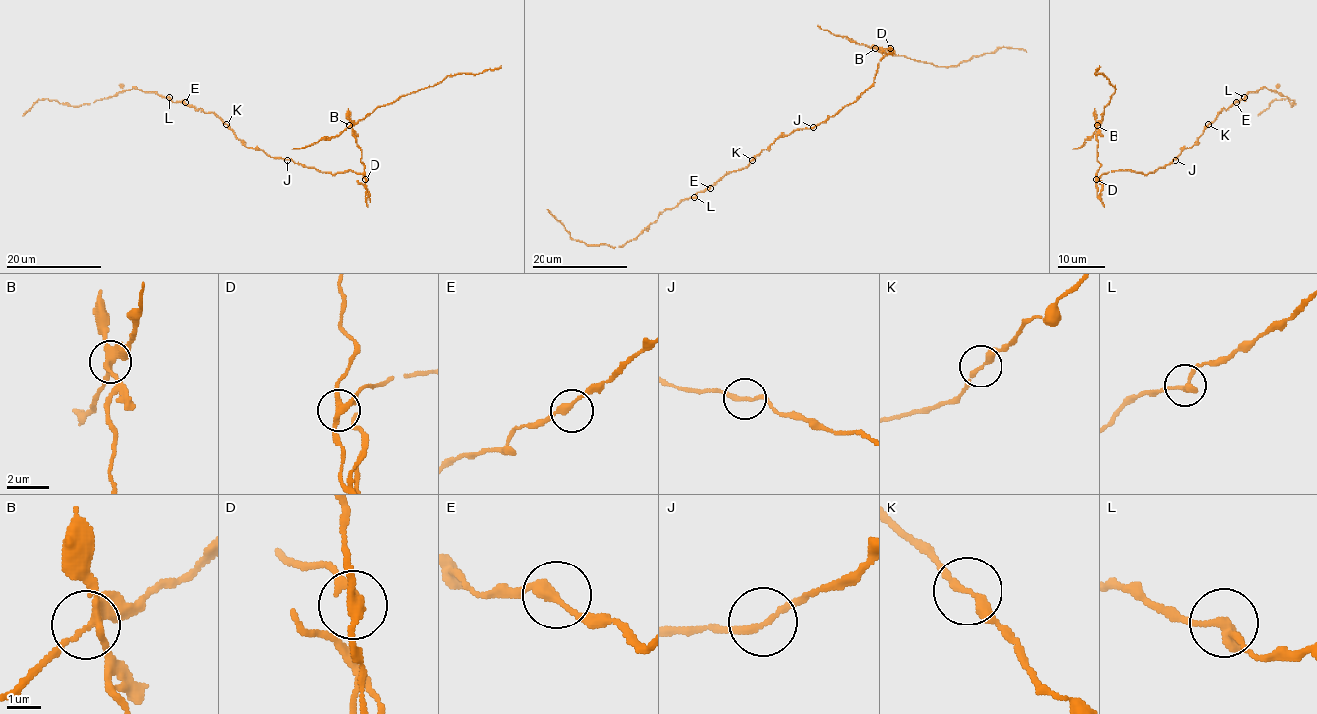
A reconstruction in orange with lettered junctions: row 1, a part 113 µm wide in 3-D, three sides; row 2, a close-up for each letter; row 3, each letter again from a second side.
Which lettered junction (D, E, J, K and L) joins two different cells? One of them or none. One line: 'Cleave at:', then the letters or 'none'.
Cleave at: D

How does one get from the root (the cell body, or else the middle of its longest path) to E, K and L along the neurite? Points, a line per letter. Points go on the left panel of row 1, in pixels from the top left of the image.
E: (288, 160), (274, 158), (262, 150), (248, 148), (212, 112), (204, 113), (185, 102)
K: (288, 160), (274, 158), (262, 150), (248, 148), (226, 124)
L: (288, 160), (274, 158), (262, 150), (248, 148), (212, 112), (204, 113), (200, 108), (174, 102), (169, 97)

